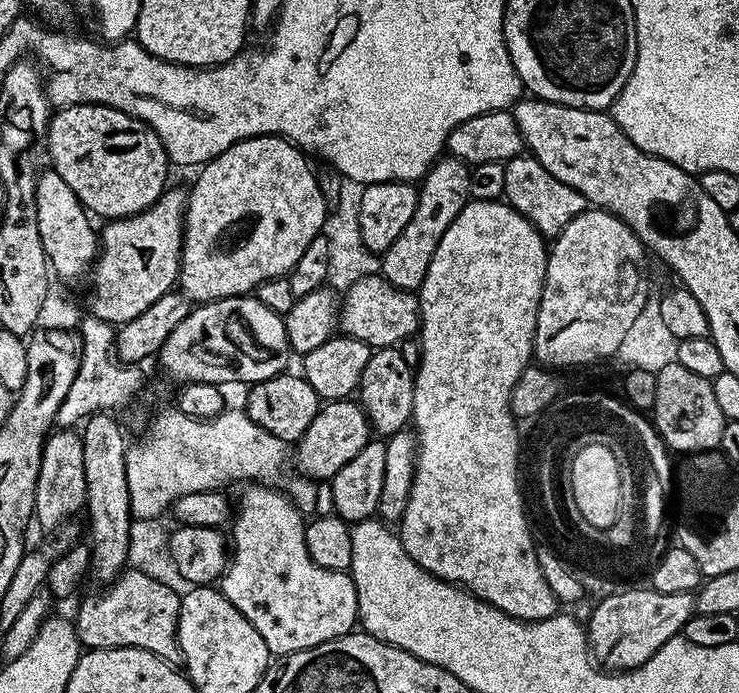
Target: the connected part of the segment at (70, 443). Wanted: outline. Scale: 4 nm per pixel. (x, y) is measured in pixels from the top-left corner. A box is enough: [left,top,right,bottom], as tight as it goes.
[34,430,86,530]

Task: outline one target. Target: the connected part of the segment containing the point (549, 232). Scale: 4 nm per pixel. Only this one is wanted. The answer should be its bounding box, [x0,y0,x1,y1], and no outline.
[503,154,589,238]

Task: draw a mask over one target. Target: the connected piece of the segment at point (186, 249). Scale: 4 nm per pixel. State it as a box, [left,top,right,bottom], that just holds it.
[178,136,326,302]

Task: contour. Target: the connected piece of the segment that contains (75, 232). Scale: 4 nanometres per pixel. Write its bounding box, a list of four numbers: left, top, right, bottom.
[35,168,99,280]

